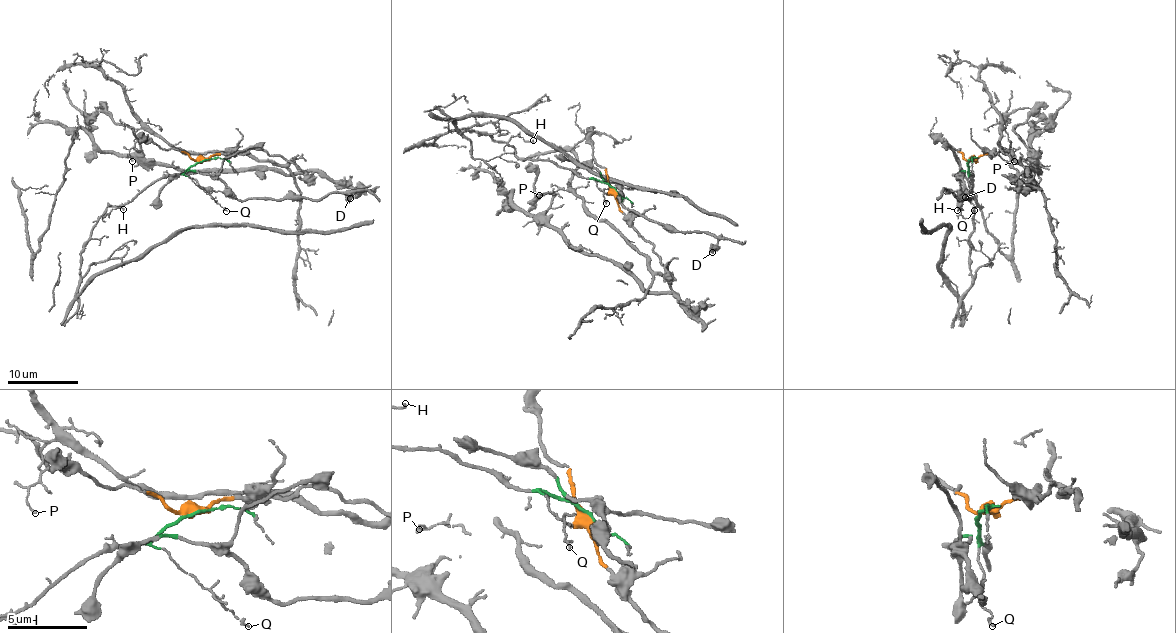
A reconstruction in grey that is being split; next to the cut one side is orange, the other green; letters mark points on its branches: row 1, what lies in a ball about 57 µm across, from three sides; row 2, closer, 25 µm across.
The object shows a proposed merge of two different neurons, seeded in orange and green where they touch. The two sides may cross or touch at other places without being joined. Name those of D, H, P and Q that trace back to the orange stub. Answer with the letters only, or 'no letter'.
P

